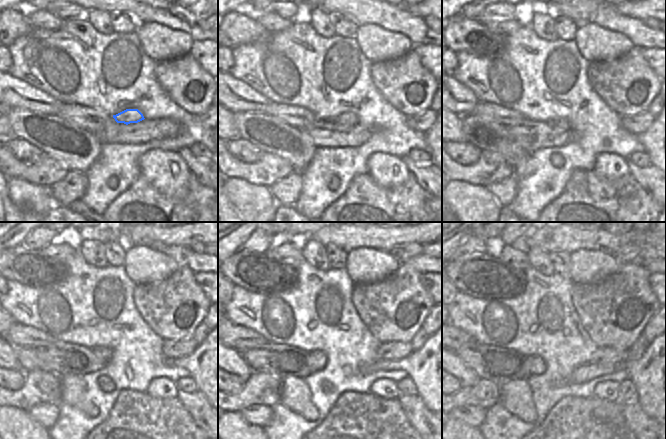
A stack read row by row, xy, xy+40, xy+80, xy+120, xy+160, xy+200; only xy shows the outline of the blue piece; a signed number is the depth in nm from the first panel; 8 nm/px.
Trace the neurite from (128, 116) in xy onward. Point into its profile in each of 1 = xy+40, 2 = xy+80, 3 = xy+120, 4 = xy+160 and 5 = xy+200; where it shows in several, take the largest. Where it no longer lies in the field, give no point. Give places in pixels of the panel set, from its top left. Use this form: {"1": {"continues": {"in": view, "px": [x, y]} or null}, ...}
{"1": {"continues": {"in": "xy+40", "px": [343, 121]}}, "2": {"continues": {"in": "xy+80", "px": [541, 141]}}, "3": {"continues": {"in": "xy+120", "px": [95, 362]}}, "4": {"continues": {"in": "xy+160", "px": [318, 361]}}, "5": {"continues": {"in": "xy+200", "px": [537, 366]}}}

